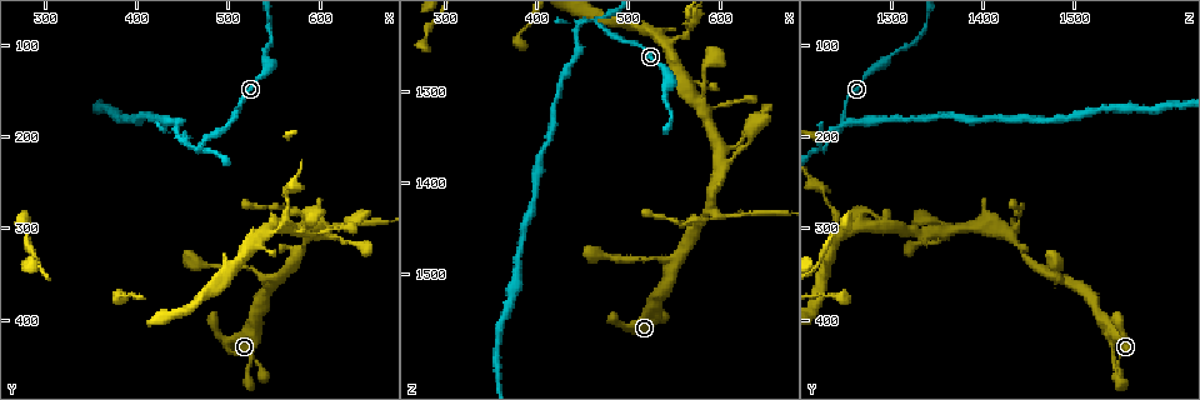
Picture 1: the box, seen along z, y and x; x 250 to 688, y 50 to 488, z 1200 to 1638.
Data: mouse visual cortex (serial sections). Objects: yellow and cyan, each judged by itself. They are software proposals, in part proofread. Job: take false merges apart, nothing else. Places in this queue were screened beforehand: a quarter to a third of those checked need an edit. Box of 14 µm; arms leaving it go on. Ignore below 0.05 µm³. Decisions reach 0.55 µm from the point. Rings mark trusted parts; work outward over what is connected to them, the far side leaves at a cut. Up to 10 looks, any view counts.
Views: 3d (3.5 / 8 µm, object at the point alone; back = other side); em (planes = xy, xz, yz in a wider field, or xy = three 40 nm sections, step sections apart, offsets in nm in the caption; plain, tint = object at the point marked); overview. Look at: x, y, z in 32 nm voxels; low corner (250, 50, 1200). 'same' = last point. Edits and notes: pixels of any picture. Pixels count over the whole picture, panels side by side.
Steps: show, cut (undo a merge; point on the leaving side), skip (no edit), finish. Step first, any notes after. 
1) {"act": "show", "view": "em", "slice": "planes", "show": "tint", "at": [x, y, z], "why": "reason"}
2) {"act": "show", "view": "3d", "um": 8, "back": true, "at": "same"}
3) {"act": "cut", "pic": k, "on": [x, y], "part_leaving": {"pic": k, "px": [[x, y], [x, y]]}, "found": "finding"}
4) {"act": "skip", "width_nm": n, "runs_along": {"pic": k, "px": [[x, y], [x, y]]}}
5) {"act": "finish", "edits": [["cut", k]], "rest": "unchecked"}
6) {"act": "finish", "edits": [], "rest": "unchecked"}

{"act": "show", "view": "3d", "um": 3.5, "at": [585, 310, 1435], "why": "abrupt turn"}

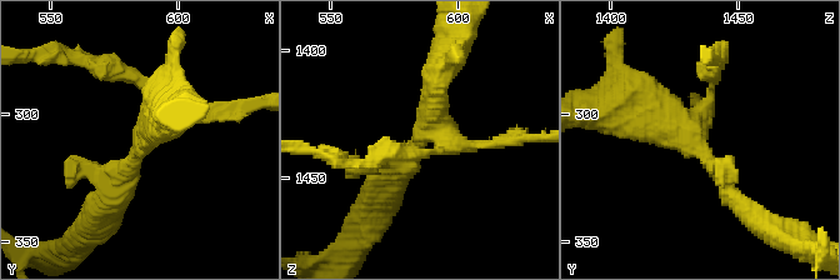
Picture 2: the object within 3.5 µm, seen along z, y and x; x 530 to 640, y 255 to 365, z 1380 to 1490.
{"act": "show", "view": "em", "slice": "xy", "step": 3, "show": "tint", "at": [586, 310, 1431], "arms": 4, "arm_widths_nm": [150, 150, 250, 250]}

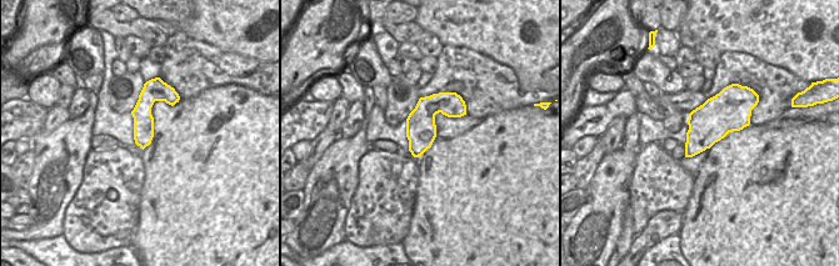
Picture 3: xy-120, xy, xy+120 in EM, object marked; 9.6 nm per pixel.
{"act": "skip", "width_nm": 280, "runs_along": {"pic": 2, "px": [[736, 201], [691, 140], [624, 105]]}, "found": "all the same cell"}

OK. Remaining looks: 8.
{"act": "show", "view": "3d", "um": 8, "at": [545, 300, 1250], "why": "abrupt turn"}

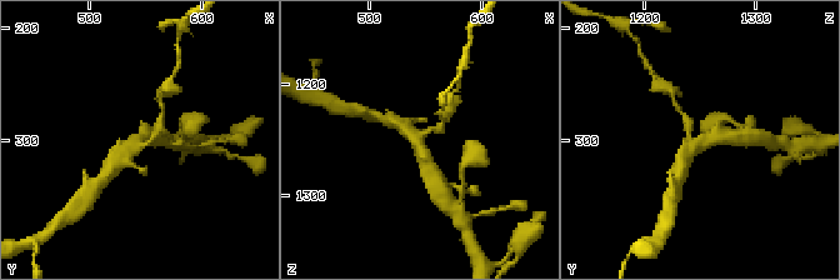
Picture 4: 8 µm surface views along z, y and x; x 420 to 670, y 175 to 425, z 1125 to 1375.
{"act": "show", "view": "em", "slice": "xy", "step": 5, "show": "tint", "at": [544, 304, 1252], "arms": 3, "arm_widths_nm": [150, 400, 400], "why": "need the tissue"}

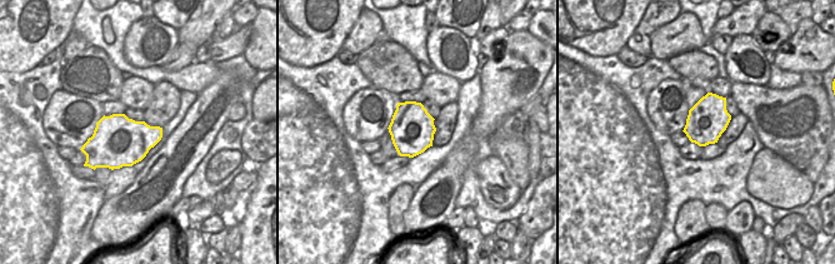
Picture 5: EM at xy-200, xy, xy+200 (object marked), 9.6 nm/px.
{"act": "skip", "runs_along": {"pic": 4, "px": [[429, 171], [418, 140], [393, 123]]}, "found": "all the same cell"}

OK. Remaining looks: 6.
{"act": "show", "view": "3d", "um": 8, "at": [600, 300, 1315], "why": "thick turns thin"}

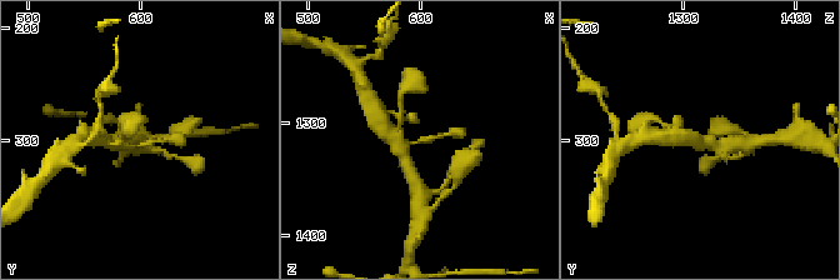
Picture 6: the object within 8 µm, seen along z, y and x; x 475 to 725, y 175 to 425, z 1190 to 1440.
{"act": "show", "view": "3d", "um": 3.5, "back": true, "at": [604, 306, 1318]}

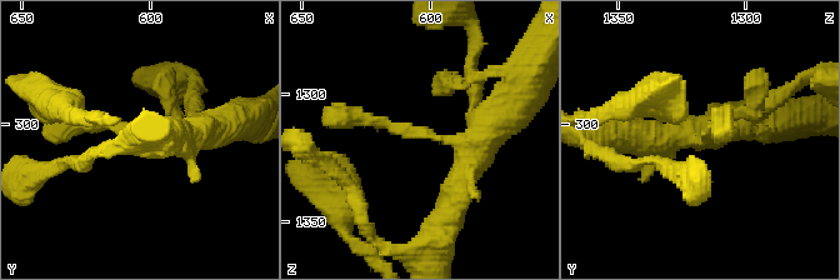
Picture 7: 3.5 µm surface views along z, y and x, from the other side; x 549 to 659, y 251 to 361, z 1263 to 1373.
{"act": "show", "view": "em", "slice": "xy", "step": 2, "show": "tint", "at": [603, 304, 1315], "why": "shape alone is not enough"}

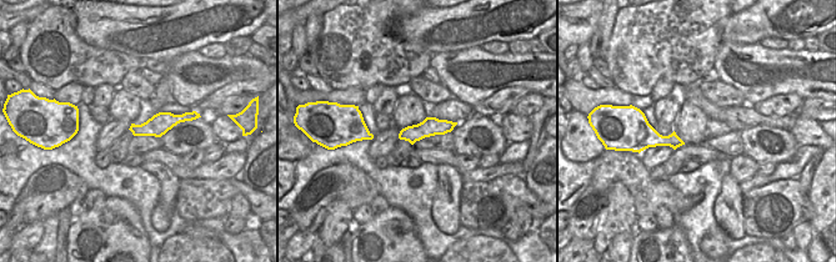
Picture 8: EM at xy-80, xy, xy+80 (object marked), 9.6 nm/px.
{"act": "skip", "width_nm": 190, "runs_along": {"pic": 7, "px": [[464, 169], [475, 146], [341, 118]]}, "found": "all the same cell"}

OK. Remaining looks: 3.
{"act": "show", "view": "3d", "um": 3.5, "at": [490, 415, 1555], "why": "calibre changes"}

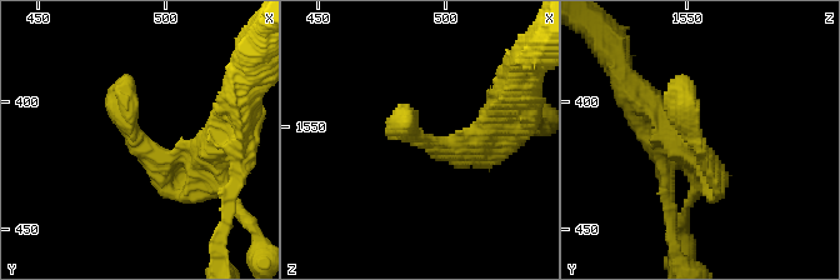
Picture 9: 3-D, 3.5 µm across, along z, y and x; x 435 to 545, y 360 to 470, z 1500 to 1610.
{"act": "show", "view": "em", "slice": "planes", "show": "tint", "at": [489, 417, 1553], "why": "need the tissue"}

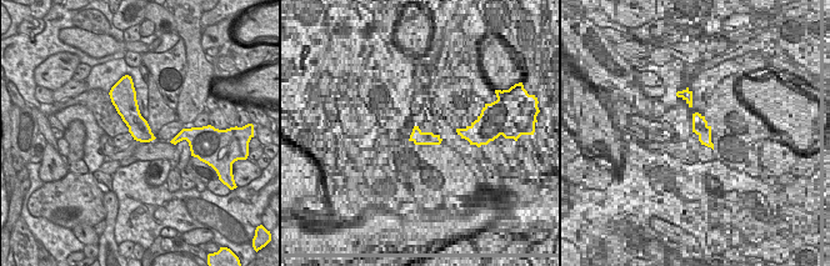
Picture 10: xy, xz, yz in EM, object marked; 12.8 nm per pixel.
{"act": "skip", "width_nm": 260, "runs_along": {"pic": 9, "px": [[210, 175], [134, 140], [123, 75]]}, "found": "all the same cell"}

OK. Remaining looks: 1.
{"act": "finish", "edits": [], "rest": "unchecked"}

